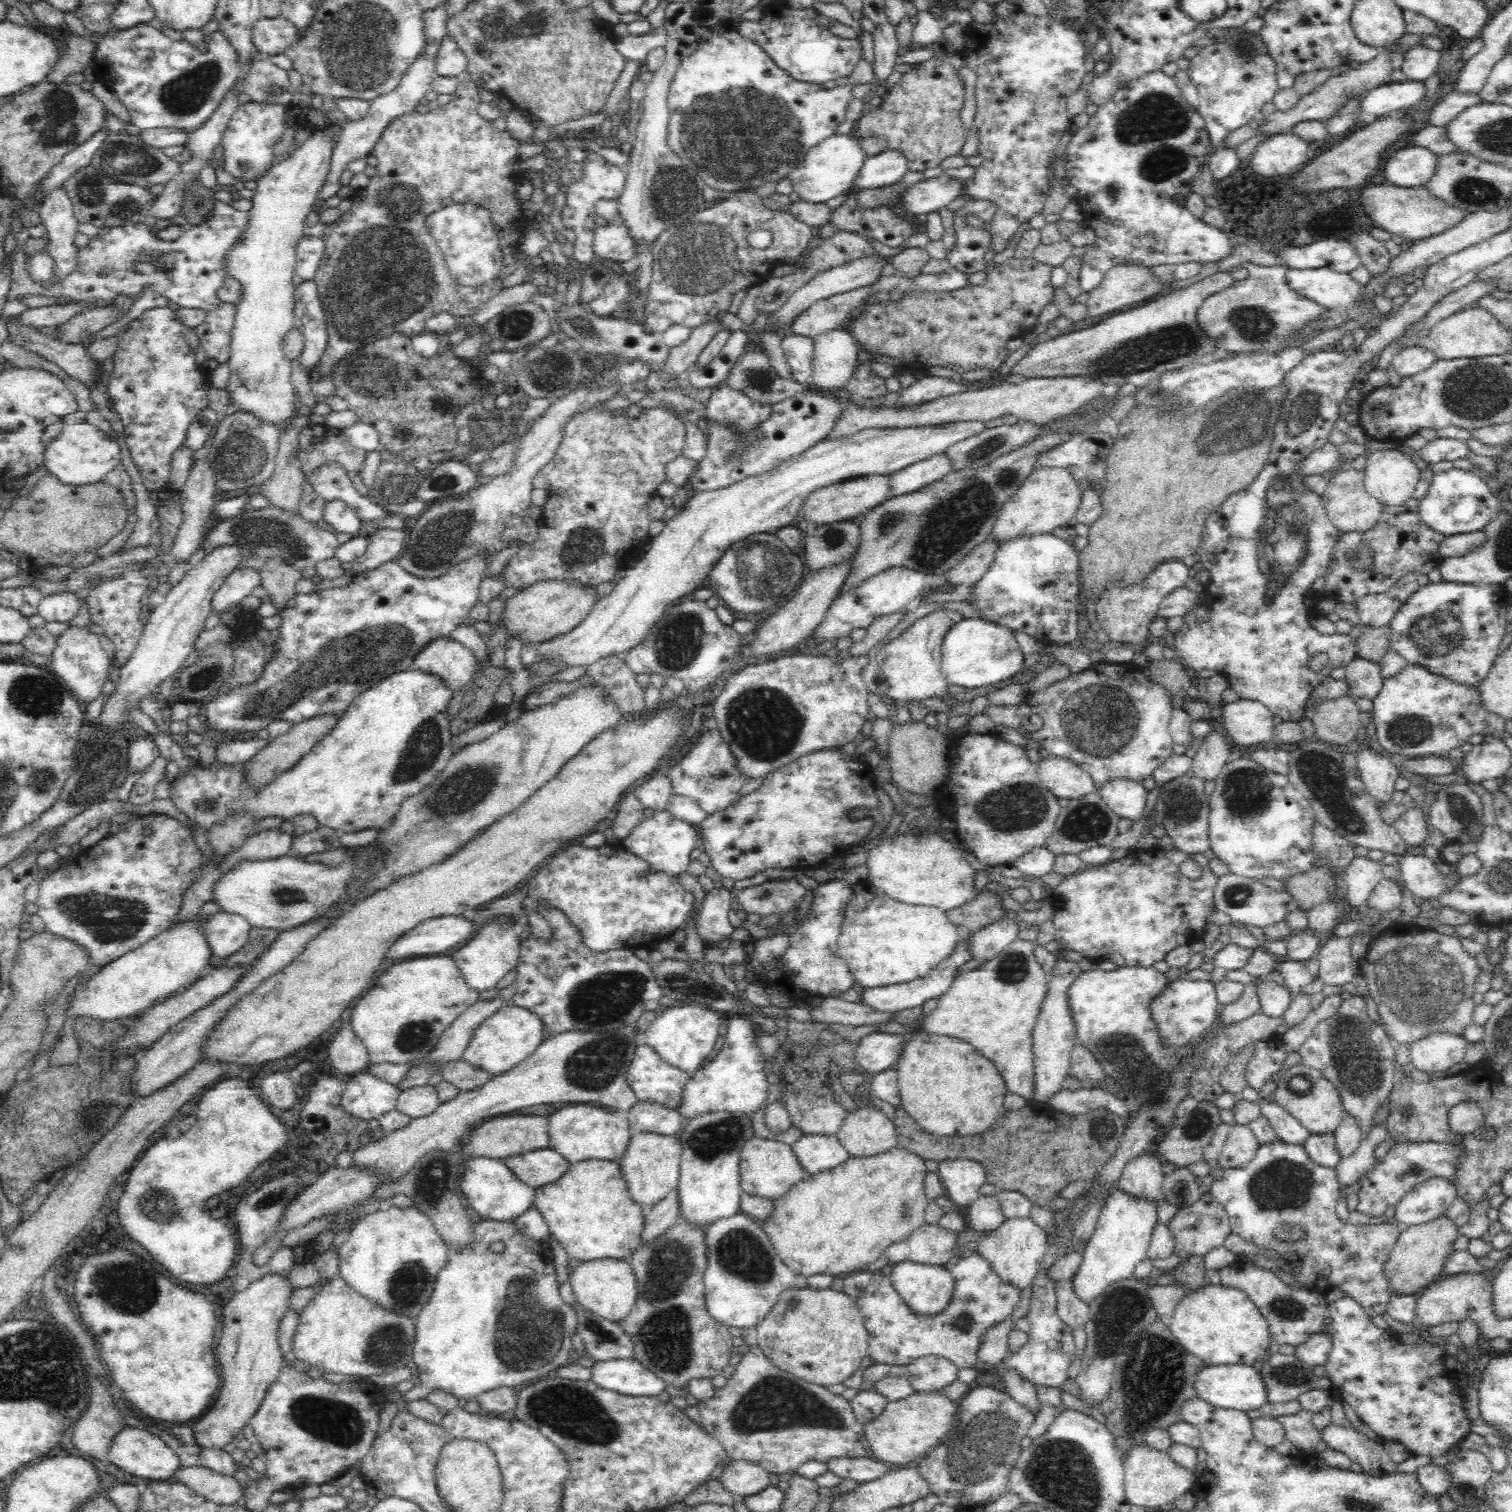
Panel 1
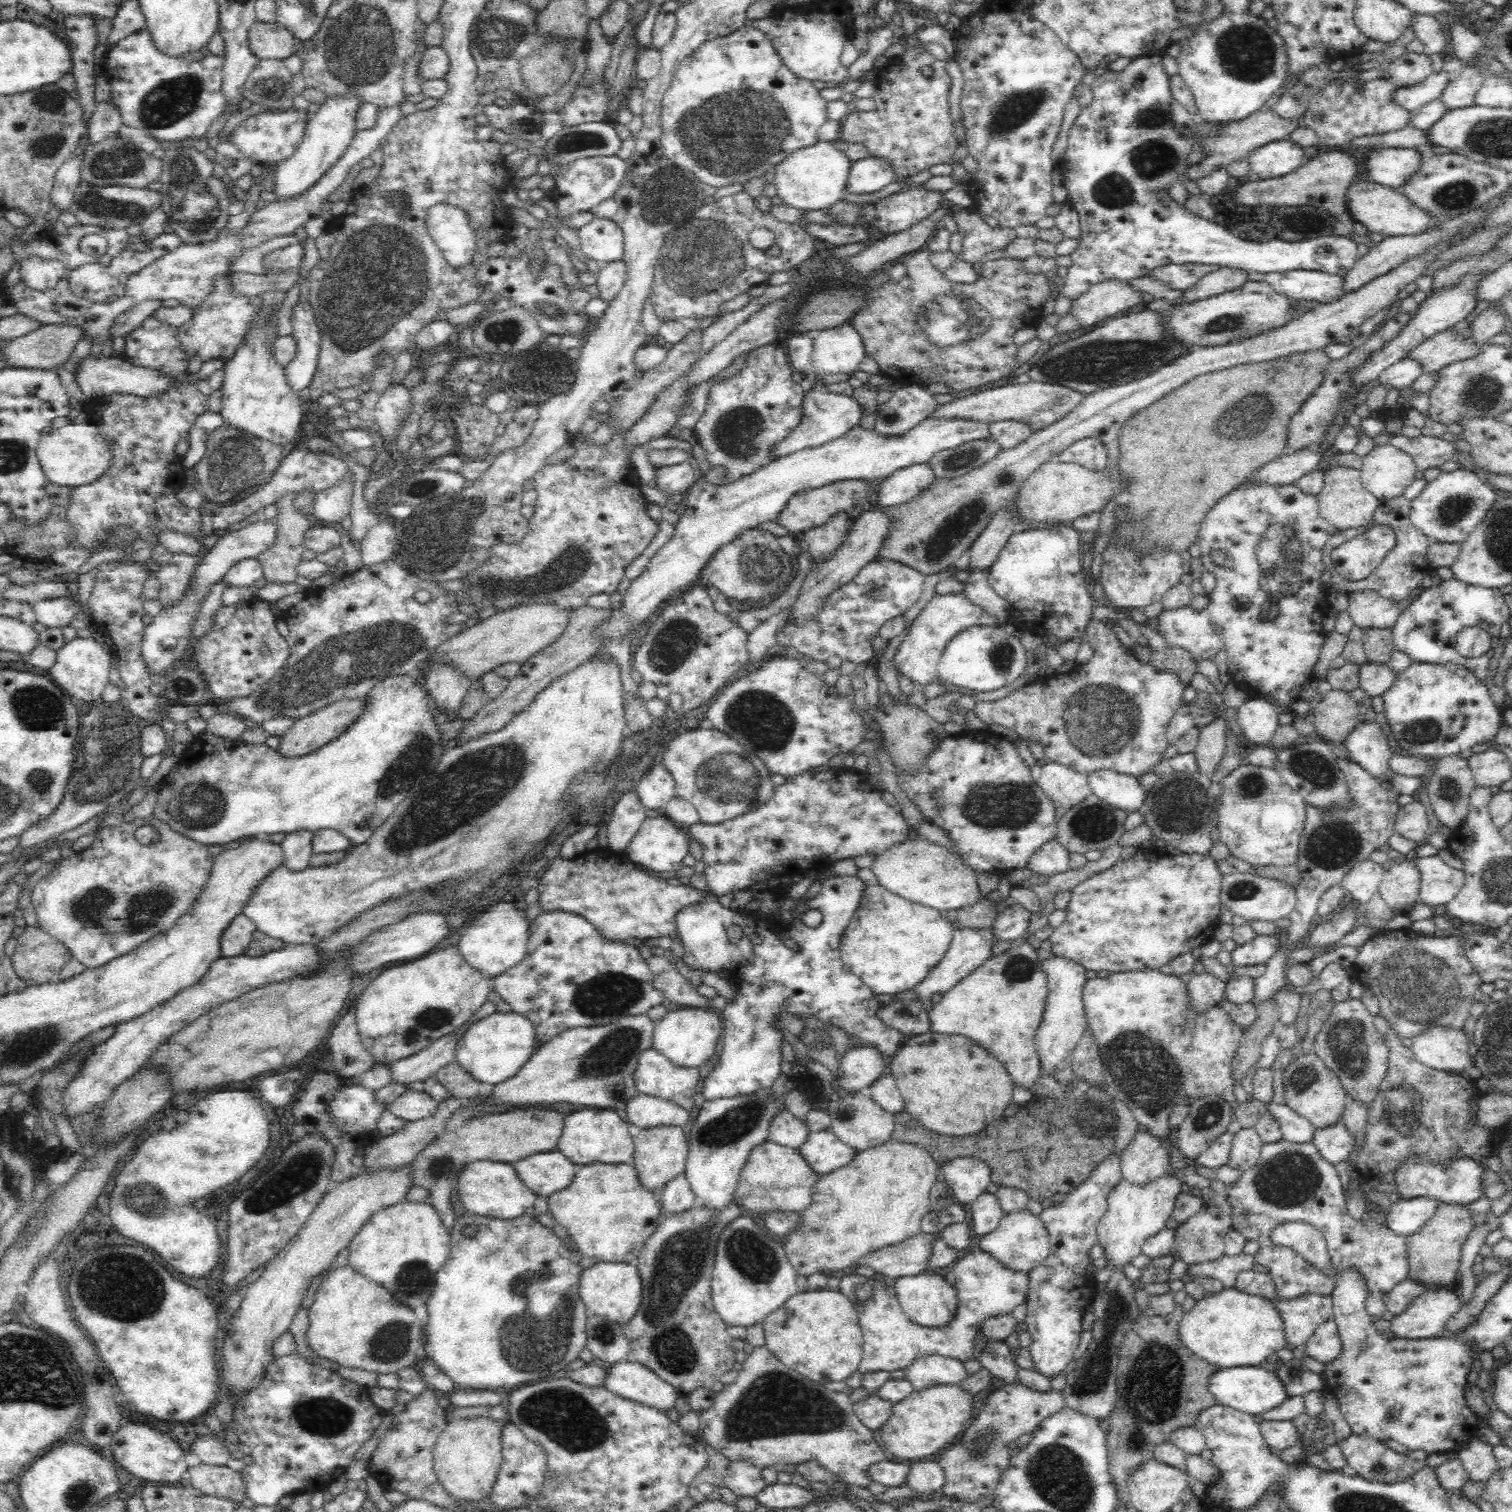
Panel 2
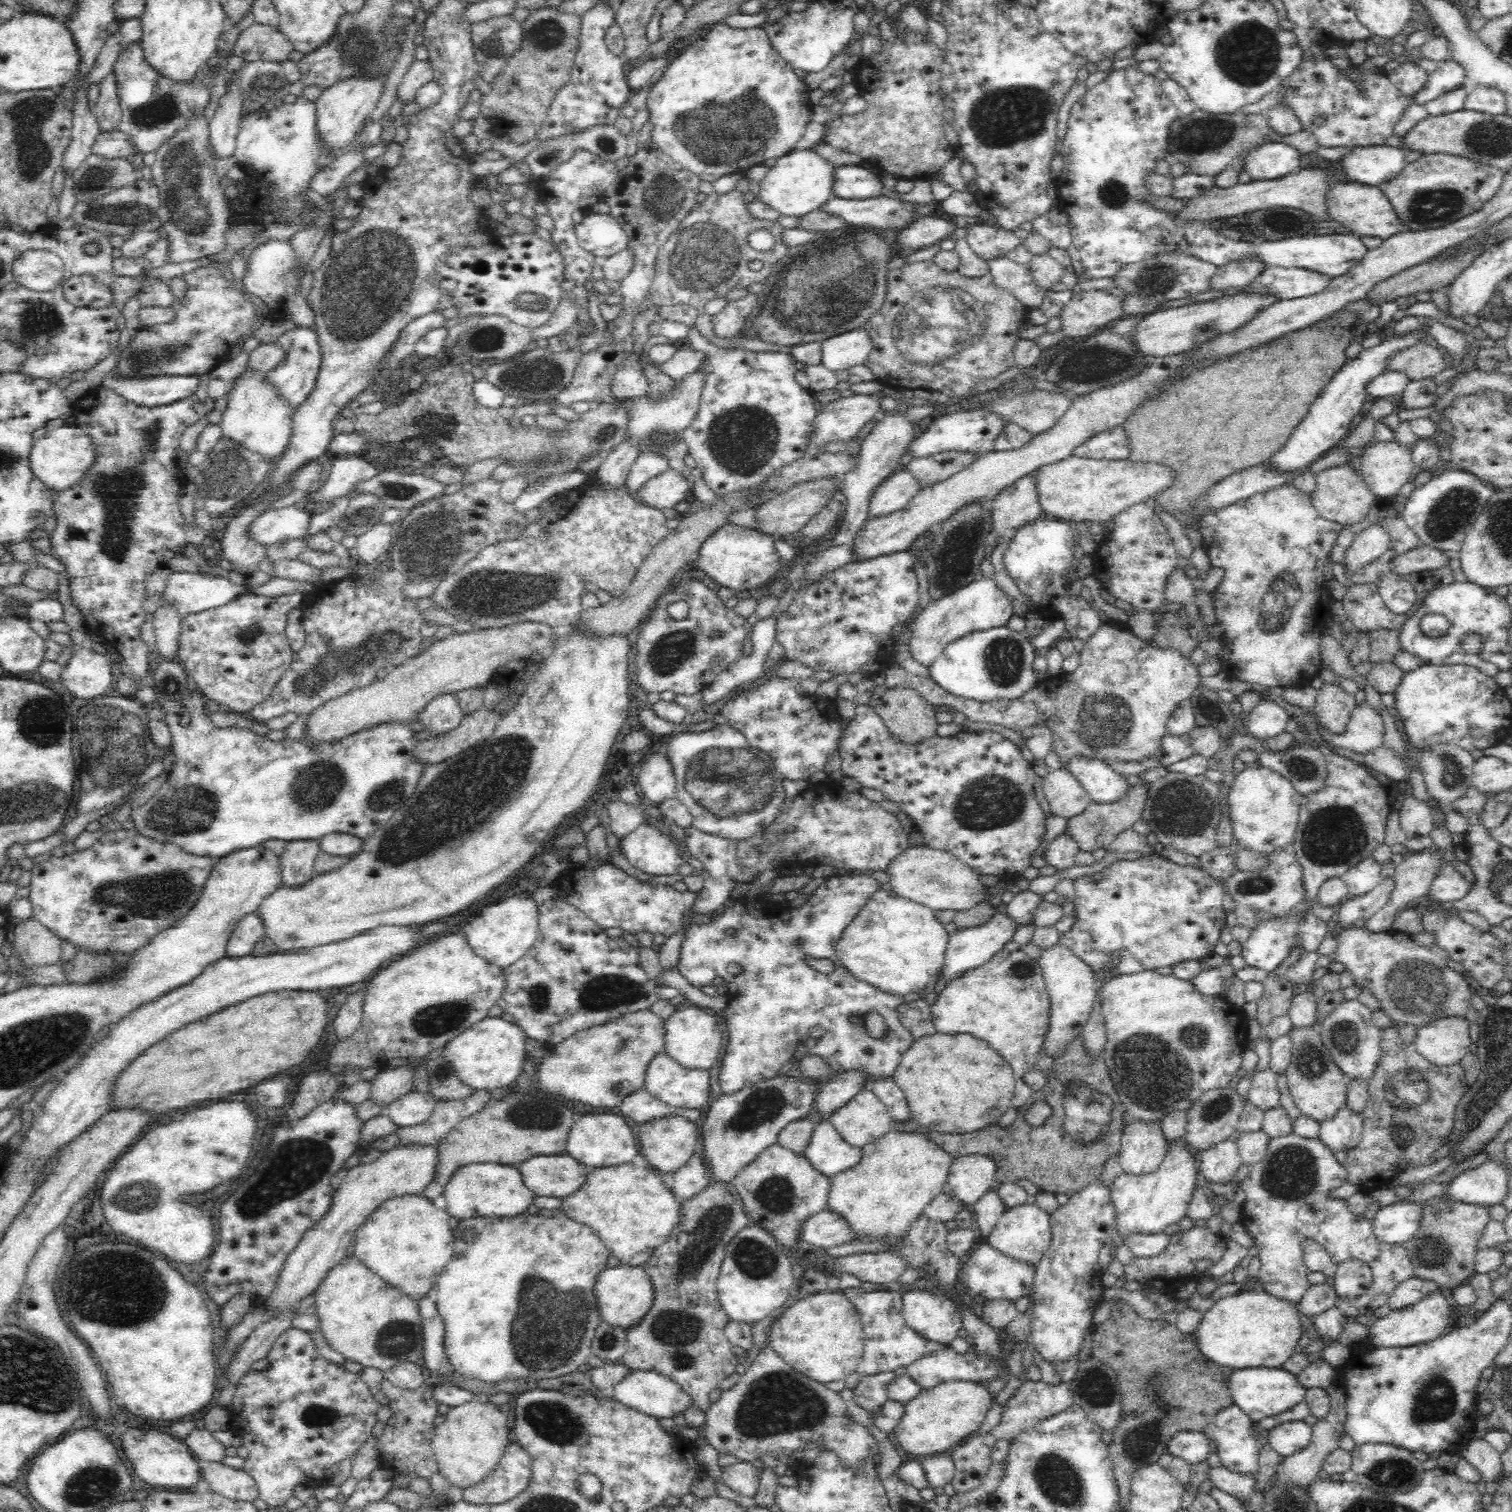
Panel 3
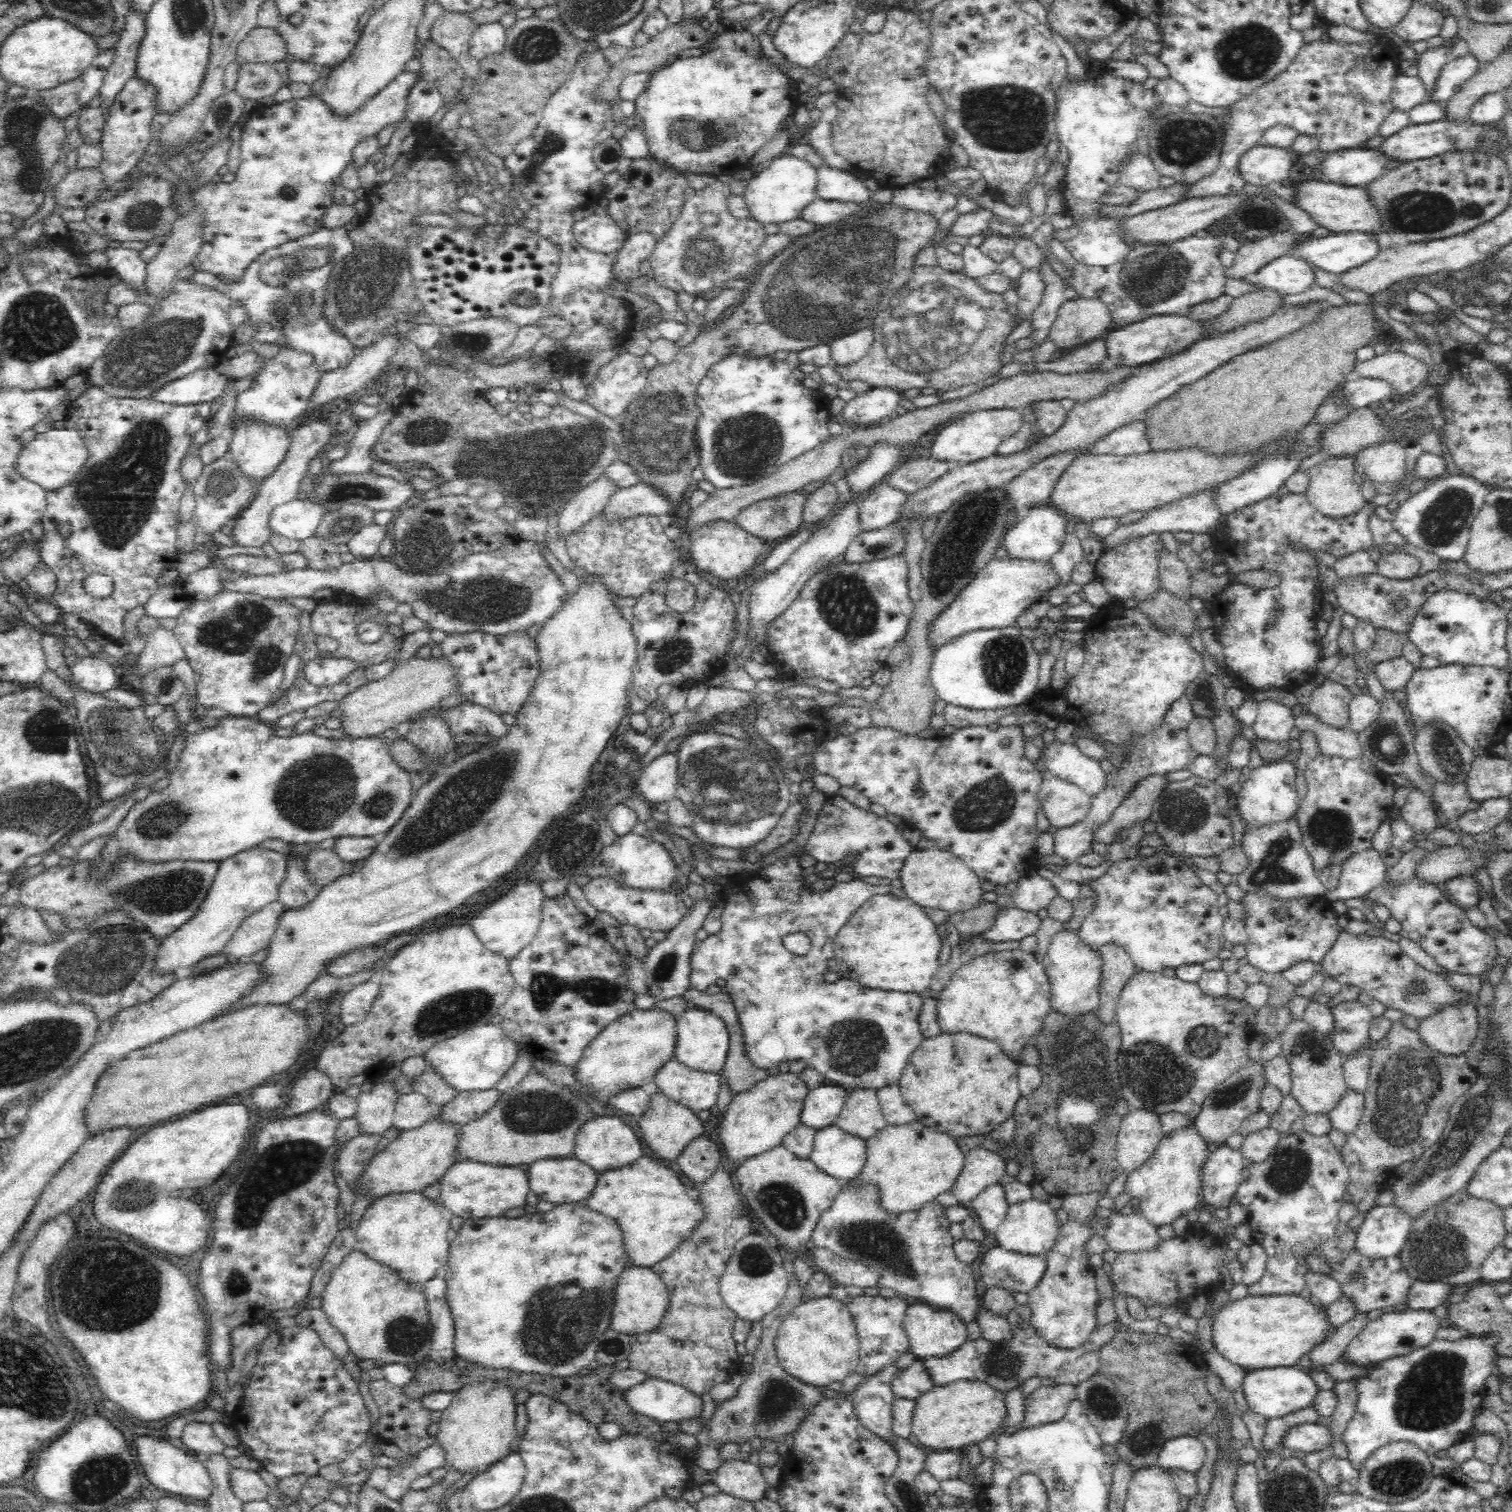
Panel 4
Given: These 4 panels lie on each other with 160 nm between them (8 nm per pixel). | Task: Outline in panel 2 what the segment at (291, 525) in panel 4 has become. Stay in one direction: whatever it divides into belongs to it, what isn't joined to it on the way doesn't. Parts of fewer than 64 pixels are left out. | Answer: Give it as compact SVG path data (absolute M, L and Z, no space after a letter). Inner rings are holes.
M259 519L248 526L236 531L228 531L219 537L217 543L200 559L195 566L194 573L184 594L178 598L178 602L170 604L160 610L152 618L152 622L146 624L143 631L141 654L149 674L162 677L162 673L168 672L174 665L188 661L191 642L194 639L193 629L196 618L202 604L210 593L211 587L222 581L225 574L242 559L257 558L257 556L276 540L276 523L273 519Z

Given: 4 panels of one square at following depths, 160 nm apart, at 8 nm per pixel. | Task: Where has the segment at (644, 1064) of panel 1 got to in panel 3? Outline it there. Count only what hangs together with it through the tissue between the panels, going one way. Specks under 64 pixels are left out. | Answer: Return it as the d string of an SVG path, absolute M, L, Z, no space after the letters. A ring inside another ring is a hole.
M658 1052L646 1066L643 1089L658 1100L669 1103L672 1107L702 1109L707 1106L708 1097L712 1093L714 1077L708 1070L684 1068L666 1054Z

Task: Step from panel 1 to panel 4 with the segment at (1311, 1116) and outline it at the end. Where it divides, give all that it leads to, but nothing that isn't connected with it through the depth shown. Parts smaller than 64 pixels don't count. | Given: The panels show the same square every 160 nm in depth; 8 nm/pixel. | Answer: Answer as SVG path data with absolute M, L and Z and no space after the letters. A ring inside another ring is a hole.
M1290 1021L1279 1035L1281 1051L1291 1066L1290 1094L1304 1114L1329 1114L1340 1103L1347 1091L1343 1073L1343 1056L1328 1036L1313 1030L1308 1023Z

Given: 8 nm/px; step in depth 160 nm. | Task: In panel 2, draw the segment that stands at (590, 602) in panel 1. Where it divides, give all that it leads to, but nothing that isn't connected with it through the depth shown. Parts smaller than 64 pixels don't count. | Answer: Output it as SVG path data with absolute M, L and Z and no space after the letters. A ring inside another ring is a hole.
M553 602L518 604L506 608L472 628L463 629L457 636L444 640L444 644L438 646L428 660L454 665L472 680L481 678L482 674L493 671L500 664L518 663L521 666L564 634L572 611L572 608L562 608Z

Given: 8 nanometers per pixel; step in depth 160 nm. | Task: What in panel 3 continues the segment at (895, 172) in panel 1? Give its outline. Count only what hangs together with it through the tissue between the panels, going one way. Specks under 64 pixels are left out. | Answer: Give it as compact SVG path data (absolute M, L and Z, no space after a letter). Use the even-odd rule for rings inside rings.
M868 165L836 167L835 196L854 200L876 198L883 195L883 188L880 174Z

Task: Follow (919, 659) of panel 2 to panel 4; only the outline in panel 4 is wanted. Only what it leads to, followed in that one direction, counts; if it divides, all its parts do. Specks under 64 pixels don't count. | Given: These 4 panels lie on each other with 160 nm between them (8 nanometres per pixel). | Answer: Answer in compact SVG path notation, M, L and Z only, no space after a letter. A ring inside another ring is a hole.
M992 559L980 569L972 582L960 590L960 594L952 600L931 623L929 644L933 652L940 646L948 644L972 630L1002 629L1014 626L1020 614L1034 604L1042 595L1047 595L1051 588L1058 584L1058 575L1050 562L1024 561L1020 559Z

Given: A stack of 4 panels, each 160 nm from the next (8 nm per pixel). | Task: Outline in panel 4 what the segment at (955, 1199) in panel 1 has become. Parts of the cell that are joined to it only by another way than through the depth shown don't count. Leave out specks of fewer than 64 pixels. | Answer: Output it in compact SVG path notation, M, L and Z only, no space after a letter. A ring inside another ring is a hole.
M976 1148L967 1152L964 1167L951 1191L960 1204L974 1200L987 1186L997 1184L1005 1175L1006 1163L996 1152Z

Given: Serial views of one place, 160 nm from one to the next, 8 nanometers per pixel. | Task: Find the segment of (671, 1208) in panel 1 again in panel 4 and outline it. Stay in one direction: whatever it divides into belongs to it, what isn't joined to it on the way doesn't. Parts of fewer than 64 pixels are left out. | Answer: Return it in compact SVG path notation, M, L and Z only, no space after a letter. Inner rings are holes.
M696 1138L678 1157L678 1168L696 1188L708 1181L720 1167L720 1145L712 1138Z

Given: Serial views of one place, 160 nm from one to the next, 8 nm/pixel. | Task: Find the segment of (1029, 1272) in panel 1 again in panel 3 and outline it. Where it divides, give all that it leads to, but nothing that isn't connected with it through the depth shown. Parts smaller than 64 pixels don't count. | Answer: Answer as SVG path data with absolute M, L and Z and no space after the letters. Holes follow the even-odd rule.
M1023 1204L1006 1209L998 1219L994 1231L988 1236L988 1245L1008 1258L1035 1265L1049 1250L1052 1236L1049 1214L1033 1204Z

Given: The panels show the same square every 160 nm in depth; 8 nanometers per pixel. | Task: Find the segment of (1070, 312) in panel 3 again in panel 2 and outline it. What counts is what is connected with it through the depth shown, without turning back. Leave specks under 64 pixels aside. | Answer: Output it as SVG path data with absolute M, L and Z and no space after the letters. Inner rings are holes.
M1112 278L1093 285L1088 292L1071 304L1073 315L1081 326L1125 314L1143 306L1143 292L1135 290L1128 281Z

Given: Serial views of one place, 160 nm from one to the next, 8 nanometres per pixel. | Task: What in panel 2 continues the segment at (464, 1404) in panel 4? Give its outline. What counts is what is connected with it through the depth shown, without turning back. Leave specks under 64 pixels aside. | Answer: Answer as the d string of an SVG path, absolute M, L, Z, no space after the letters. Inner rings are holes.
M487 1416L459 1419L454 1423L447 1423L437 1436L436 1444L433 1448L433 1469L438 1482L444 1490L460 1502L489 1502L487 1498L492 1492L496 1477L498 1476L503 1458L502 1443L500 1442L500 1428L506 1423L506 1419L492 1420Z

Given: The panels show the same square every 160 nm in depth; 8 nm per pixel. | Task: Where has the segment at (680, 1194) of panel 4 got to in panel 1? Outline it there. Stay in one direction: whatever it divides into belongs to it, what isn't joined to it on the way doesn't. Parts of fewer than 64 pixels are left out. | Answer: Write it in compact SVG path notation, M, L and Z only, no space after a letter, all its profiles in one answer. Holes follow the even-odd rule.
M590 1158L569 1164L569 1170L555 1182L534 1188L532 1206L545 1220L550 1236L555 1237L564 1248L568 1259L590 1261L600 1258L618 1258L630 1260L641 1246L641 1230L644 1226L644 1208L632 1200L628 1187L616 1161L600 1161Z

